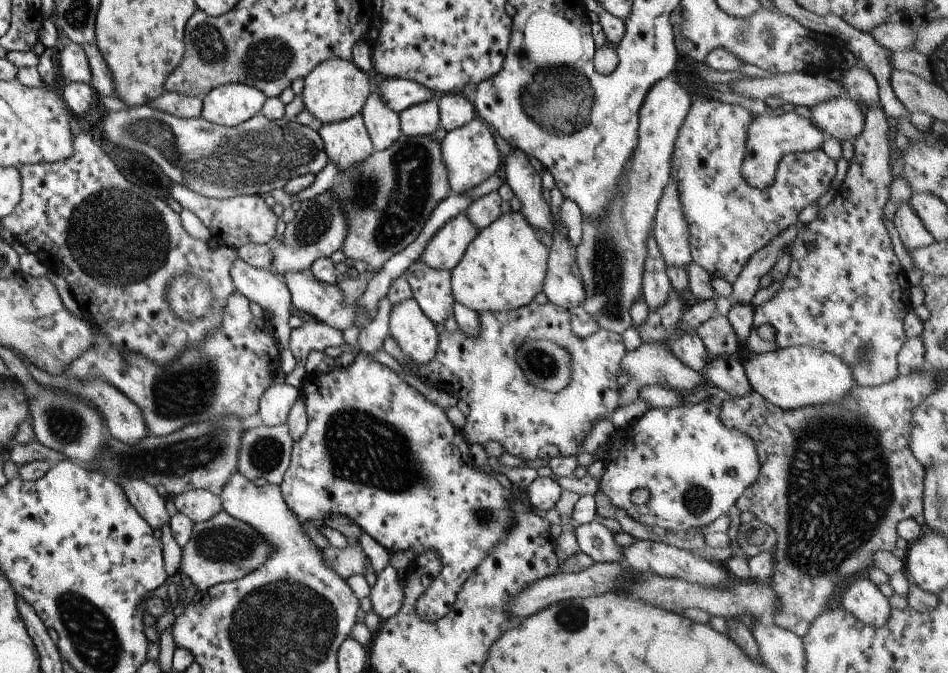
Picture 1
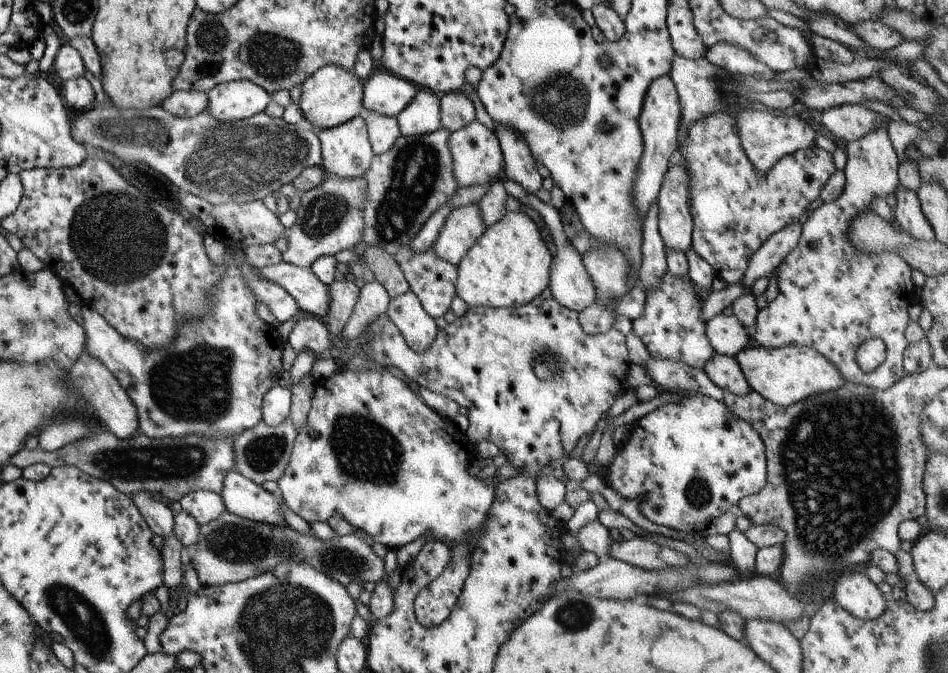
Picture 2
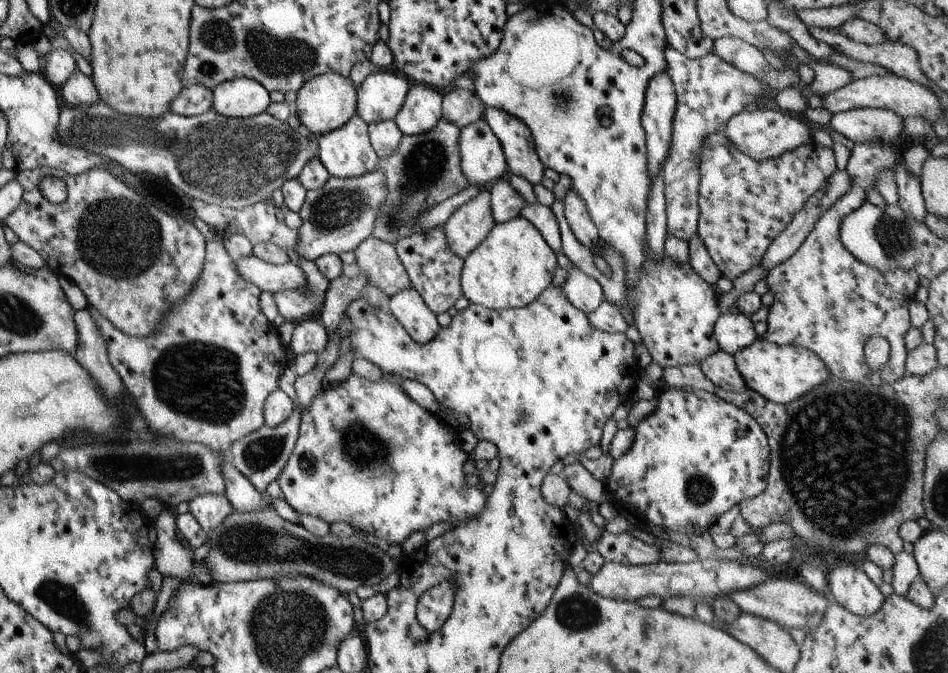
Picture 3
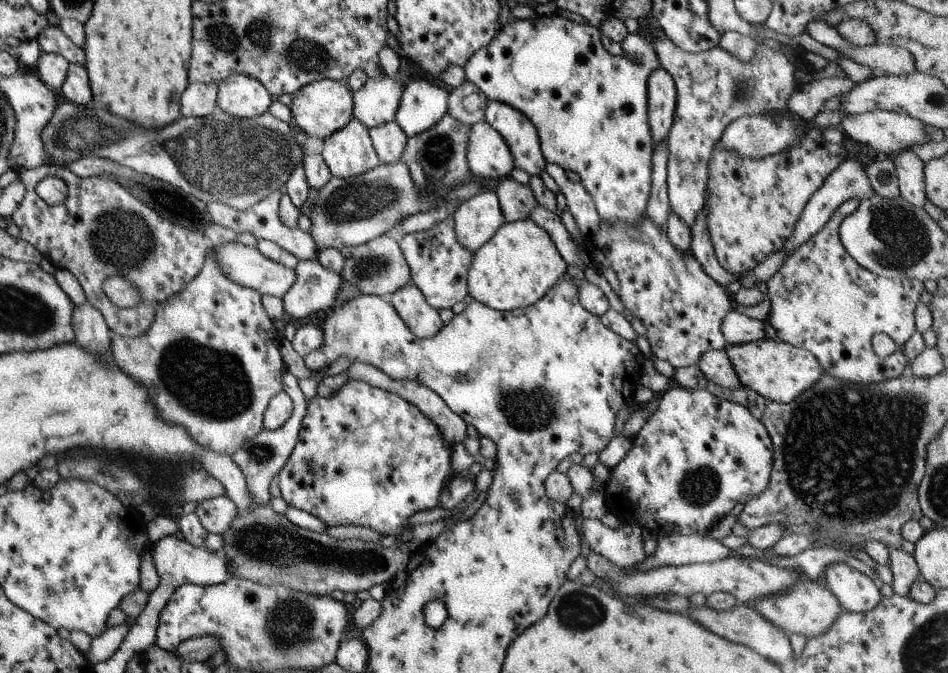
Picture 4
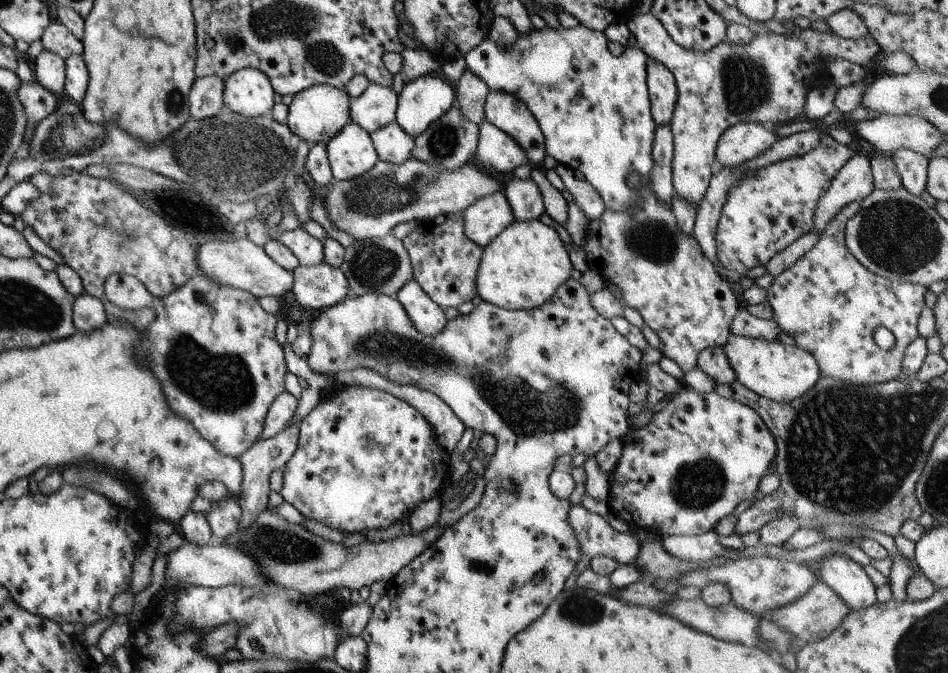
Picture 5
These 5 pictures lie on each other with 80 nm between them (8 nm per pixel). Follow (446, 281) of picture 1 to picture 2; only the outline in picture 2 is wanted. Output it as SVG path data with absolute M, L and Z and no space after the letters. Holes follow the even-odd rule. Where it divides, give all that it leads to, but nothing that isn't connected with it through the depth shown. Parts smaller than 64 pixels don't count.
M406 245L400 248L393 258L399 266L405 281L409 284L409 291L415 294L421 308L425 310L425 314L433 319L443 317L450 308L450 303L456 297L454 285L456 266L449 264L448 261L439 260L433 254L433 248L431 247L423 250L423 252L411 252L409 245Z

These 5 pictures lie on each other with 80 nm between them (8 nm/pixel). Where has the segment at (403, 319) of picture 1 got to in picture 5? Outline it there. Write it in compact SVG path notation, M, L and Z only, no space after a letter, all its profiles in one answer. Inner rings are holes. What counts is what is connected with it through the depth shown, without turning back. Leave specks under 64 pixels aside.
M413 280L407 281L395 294L412 327L421 334L435 336L448 321L443 309L438 307Z

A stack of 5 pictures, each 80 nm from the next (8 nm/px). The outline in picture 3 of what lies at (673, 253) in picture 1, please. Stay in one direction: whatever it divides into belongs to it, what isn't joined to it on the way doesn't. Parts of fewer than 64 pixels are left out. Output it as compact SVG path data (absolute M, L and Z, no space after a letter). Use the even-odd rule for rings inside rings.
M665 46L665 73L673 84L676 108L669 152L662 166L663 196L665 200L665 230L677 240L688 240L697 229L697 184L699 174L697 158L703 138L722 128L731 116L738 114L749 104L757 103L761 96L775 96L778 90L768 87L751 74L739 72L737 68L708 53L699 59L689 59Z

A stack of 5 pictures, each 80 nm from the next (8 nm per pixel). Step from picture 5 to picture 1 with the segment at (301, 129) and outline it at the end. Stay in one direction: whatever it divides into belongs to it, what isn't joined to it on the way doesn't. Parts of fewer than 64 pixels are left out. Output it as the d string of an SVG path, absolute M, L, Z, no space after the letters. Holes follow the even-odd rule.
M341 58L325 60L317 64L317 67L303 79L301 92L303 107L316 119L317 125L347 120L360 114L371 90L372 82L372 75L361 72L351 60L341 60Z

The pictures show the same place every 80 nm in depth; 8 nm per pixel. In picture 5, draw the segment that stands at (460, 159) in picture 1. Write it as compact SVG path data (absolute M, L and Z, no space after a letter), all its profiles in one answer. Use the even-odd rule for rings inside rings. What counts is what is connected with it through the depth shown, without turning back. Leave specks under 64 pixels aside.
M483 120L478 124L478 141L473 160L489 174L507 174L519 165L527 165L526 152L518 144L493 124Z

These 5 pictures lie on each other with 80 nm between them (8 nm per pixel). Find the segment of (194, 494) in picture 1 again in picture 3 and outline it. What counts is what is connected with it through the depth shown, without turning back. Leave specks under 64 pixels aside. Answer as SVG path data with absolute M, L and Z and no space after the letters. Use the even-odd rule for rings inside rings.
M203 494L198 495L187 502L187 513L203 531L213 530L221 524L225 516L232 512L231 506L224 494Z

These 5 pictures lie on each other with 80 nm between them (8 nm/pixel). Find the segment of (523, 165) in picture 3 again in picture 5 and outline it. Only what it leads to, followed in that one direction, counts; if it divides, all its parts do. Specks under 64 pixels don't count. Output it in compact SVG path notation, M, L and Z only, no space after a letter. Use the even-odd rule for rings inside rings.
M501 89L488 91L484 120L508 134L526 152L527 165L539 166L547 157L544 138L529 109L514 94Z

